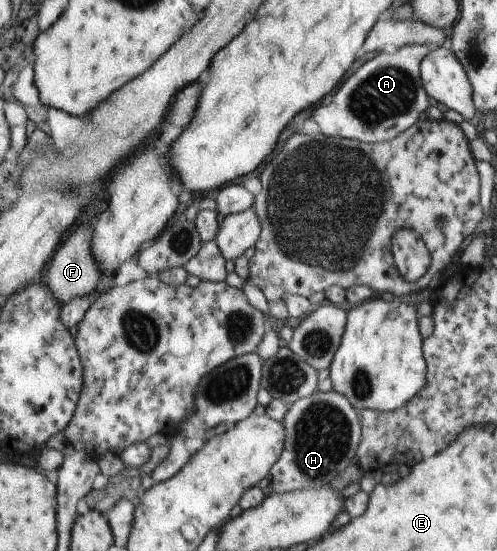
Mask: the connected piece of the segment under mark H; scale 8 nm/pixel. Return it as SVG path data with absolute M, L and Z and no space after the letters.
M335 389L326 393L317 391L310 398L290 405L283 422L286 446L267 476L271 493L285 494L330 485L336 474L354 460L354 448L360 440L358 434L362 433L358 416L348 399Z

